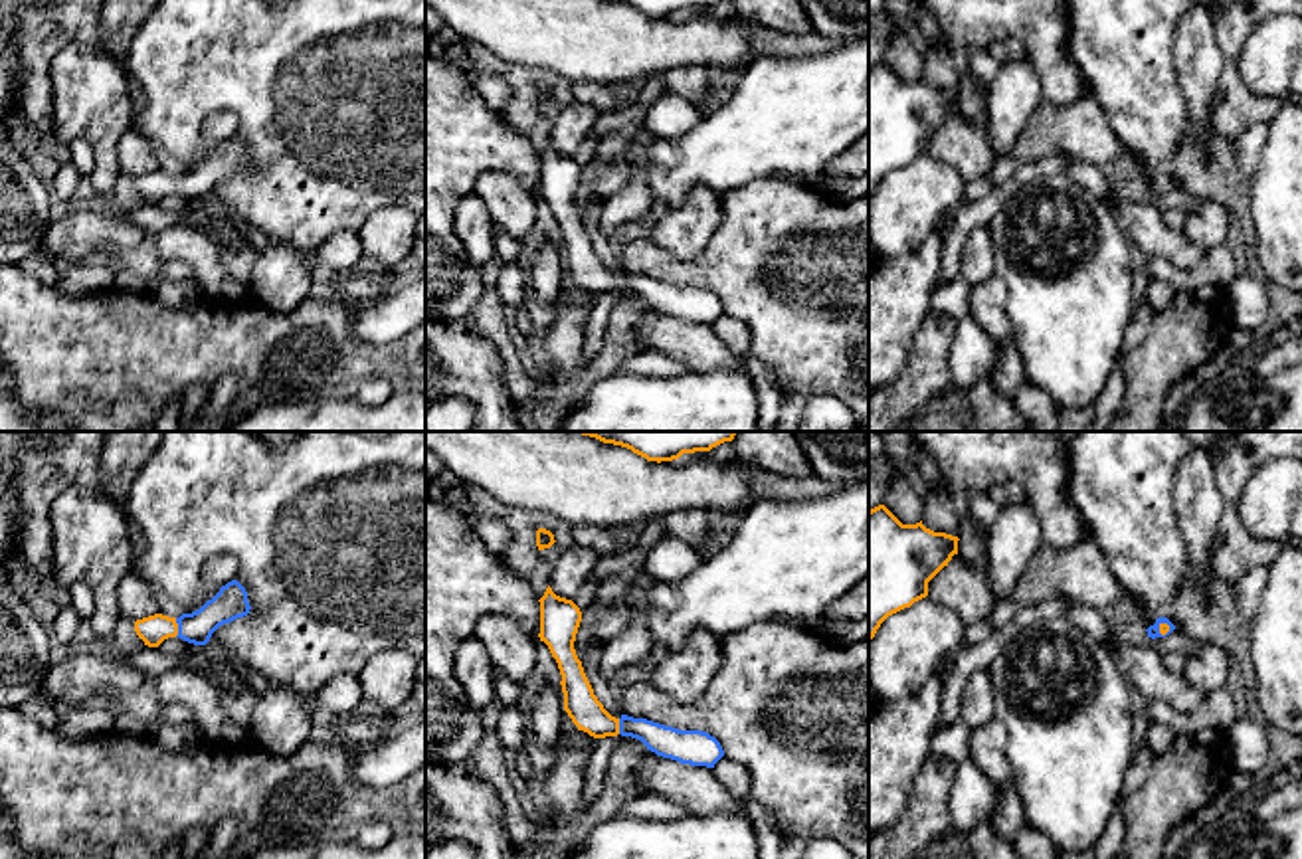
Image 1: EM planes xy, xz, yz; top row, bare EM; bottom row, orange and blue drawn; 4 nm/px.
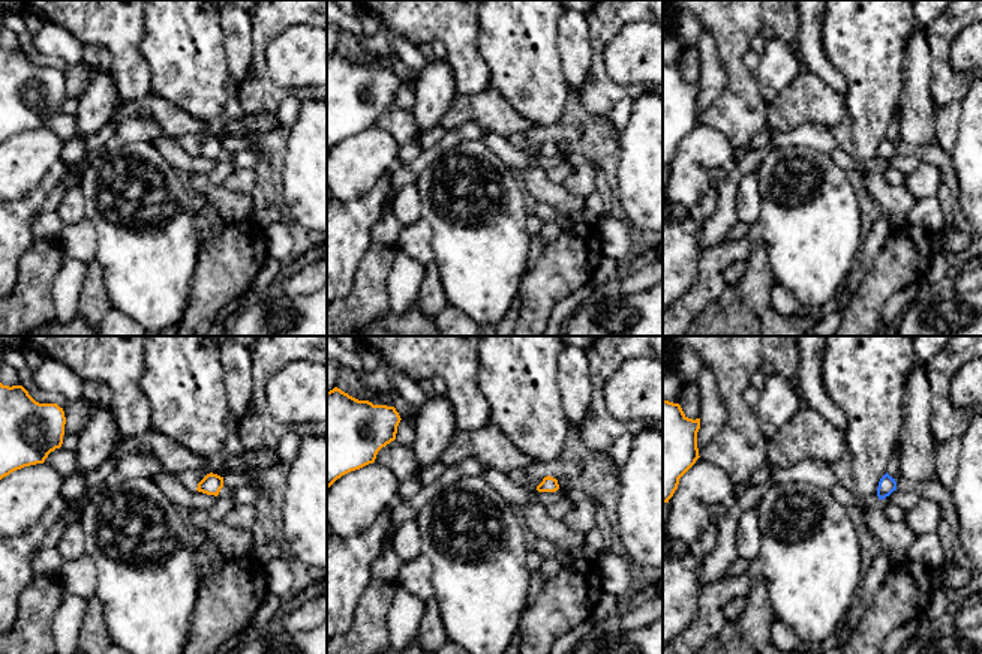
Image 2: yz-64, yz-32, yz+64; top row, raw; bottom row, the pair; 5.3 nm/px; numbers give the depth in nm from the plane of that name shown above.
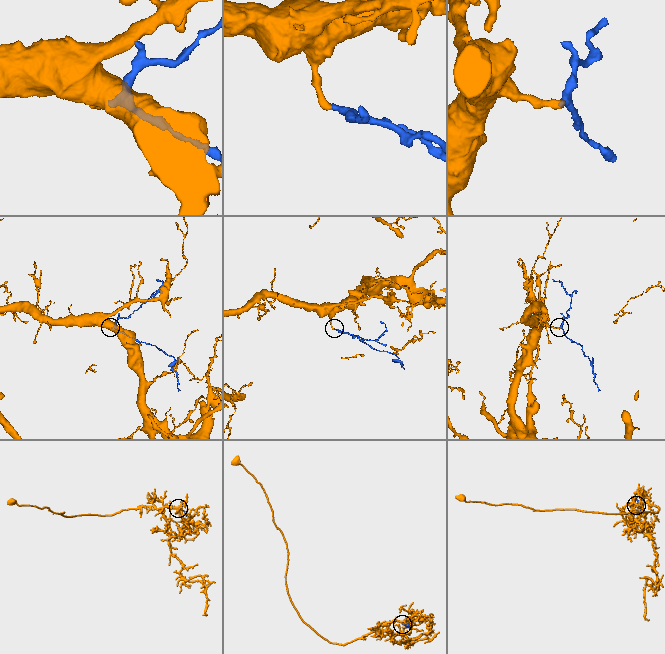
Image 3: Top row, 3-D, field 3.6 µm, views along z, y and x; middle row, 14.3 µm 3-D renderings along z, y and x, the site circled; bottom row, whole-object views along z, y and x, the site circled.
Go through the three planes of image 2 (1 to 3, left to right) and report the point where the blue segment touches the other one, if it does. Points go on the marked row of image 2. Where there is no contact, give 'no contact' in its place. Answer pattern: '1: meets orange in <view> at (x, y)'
1: no contact
2: no contact
3: no contact

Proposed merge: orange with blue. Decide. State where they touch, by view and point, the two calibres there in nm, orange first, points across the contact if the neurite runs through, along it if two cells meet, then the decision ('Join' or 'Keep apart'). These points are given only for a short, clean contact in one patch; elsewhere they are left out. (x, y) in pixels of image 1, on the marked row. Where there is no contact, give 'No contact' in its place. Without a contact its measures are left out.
Touches orange at xy (177, 628). Thickness 120 nm (orange) against 140 nm. Join

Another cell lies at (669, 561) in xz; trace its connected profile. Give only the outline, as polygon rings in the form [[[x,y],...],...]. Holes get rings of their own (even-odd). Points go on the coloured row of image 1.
[[[663,536],[651,550],[643,570],[661,582],[679,582],[687,578],[698,564],[700,552],[677,538]]]

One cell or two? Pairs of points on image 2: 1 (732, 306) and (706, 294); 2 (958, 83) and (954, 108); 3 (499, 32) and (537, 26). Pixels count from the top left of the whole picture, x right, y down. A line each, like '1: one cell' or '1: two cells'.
1: two cells
2: two cells
3: one cell

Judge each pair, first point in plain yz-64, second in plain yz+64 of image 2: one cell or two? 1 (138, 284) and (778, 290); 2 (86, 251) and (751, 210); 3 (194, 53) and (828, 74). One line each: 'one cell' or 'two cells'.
1: two cells
2: two cells
3: two cells

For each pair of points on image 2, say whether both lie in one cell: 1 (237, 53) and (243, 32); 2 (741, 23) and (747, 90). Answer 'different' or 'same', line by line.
1: same
2: same

